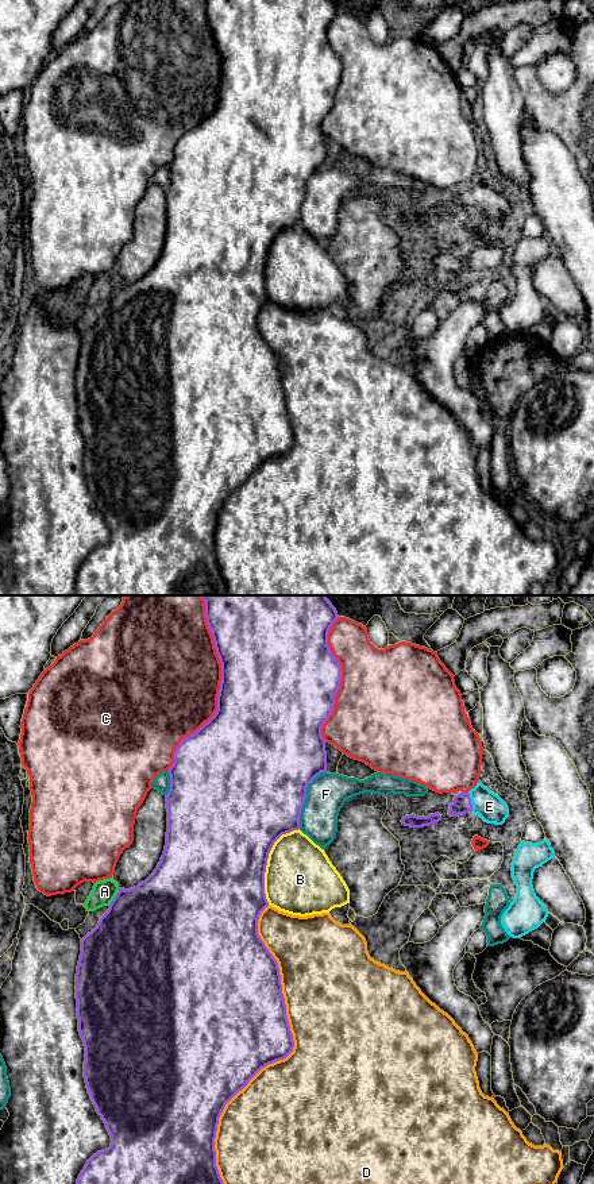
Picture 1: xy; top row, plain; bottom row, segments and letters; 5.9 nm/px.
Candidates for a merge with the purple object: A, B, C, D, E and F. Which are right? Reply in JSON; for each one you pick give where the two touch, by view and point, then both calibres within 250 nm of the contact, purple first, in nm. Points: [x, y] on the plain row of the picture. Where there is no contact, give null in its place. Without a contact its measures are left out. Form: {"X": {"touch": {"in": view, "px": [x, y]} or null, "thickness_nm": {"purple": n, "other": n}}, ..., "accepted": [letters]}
{"E": {"touch": {"in": "xy", "px": [470, 197]}, "thickness_nm": {"purple": 110, "other": 170}}, "accepted": ["E"]}

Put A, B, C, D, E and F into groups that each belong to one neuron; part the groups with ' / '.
A / B / C / D / E / F

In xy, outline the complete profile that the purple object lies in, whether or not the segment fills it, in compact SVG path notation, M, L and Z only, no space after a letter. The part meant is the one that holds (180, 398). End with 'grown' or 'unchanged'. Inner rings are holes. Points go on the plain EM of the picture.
M205 0L205 12L208 23L213 32L216 49L221 58L221 77L217 90L217 105L215 111L208 117L205 117L196 128L185 132L174 147L174 158L169 163L170 185L166 190L167 227L163 250L154 267L144 277L130 285L119 284L119 288L111 297L108 306L100 313L97 321L81 335L81 350L76 369L76 394L78 427L85 441L84 473L88 489L96 502L97 509L104 516L112 537L108 544L97 547L86 556L77 574L76 595L228 595L225 581L216 562L215 533L219 513L225 500L239 486L242 486L262 463L286 454L294 443L293 429L290 427L286 410L286 400L282 389L278 358L258 329L258 315L261 308L269 301L265 289L265 267L269 248L274 238L282 230L300 224L300 209L305 198L306 182L317 170L327 166L327 136L321 131L321 123L333 107L335 92L342 76L342 61L328 42L328 27L339 11L332 0Z; unchanged

